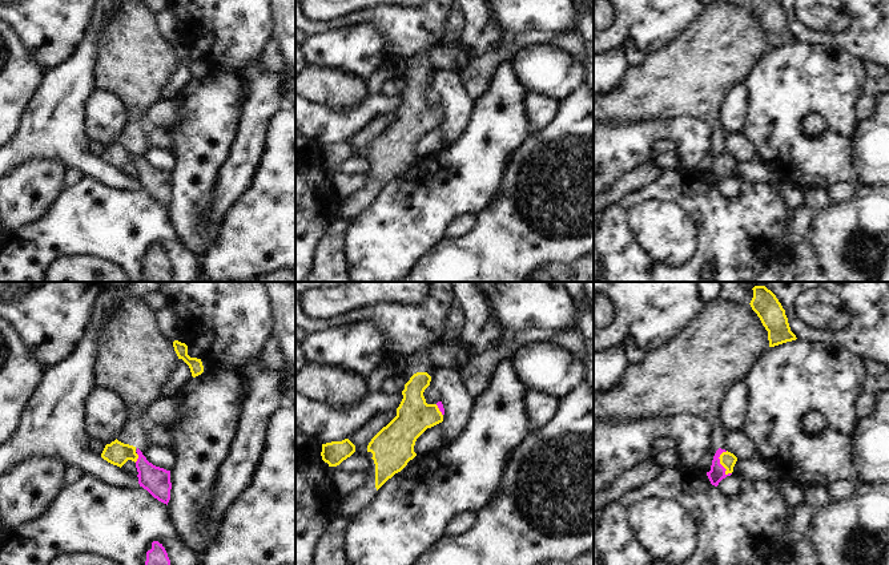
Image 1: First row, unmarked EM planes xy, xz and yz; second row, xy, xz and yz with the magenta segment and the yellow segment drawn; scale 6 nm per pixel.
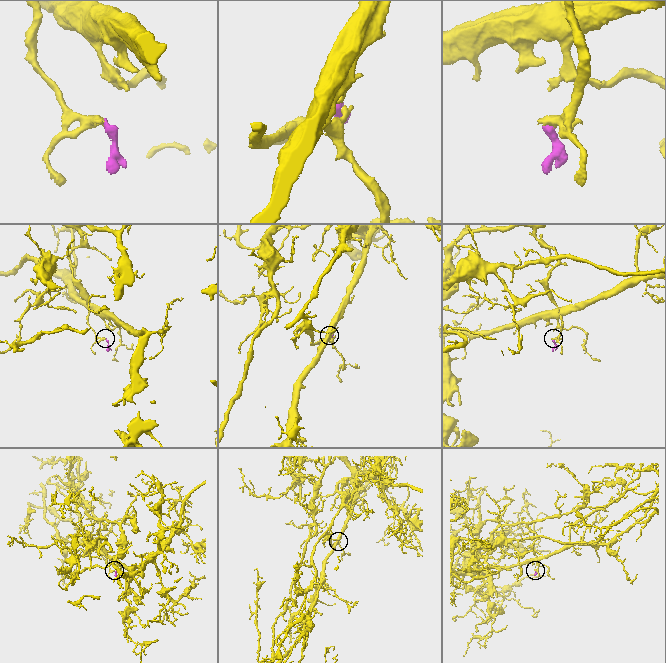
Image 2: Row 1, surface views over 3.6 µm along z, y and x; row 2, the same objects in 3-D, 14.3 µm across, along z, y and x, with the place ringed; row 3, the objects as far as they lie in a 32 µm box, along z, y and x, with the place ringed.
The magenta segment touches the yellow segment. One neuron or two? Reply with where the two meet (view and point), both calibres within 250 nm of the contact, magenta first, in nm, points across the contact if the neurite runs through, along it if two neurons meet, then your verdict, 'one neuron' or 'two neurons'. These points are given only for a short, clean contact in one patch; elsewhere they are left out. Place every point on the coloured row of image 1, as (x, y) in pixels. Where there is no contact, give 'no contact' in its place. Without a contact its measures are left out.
yz (719, 461) | 100/90 nm | across yz (717, 472), (719, 461), (727, 459) | one neuron

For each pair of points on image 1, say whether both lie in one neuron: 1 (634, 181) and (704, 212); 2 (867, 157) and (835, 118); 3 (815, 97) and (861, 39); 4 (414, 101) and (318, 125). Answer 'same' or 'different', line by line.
1: different
2: different
3: different
4: different

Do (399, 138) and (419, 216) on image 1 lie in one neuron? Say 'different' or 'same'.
different

